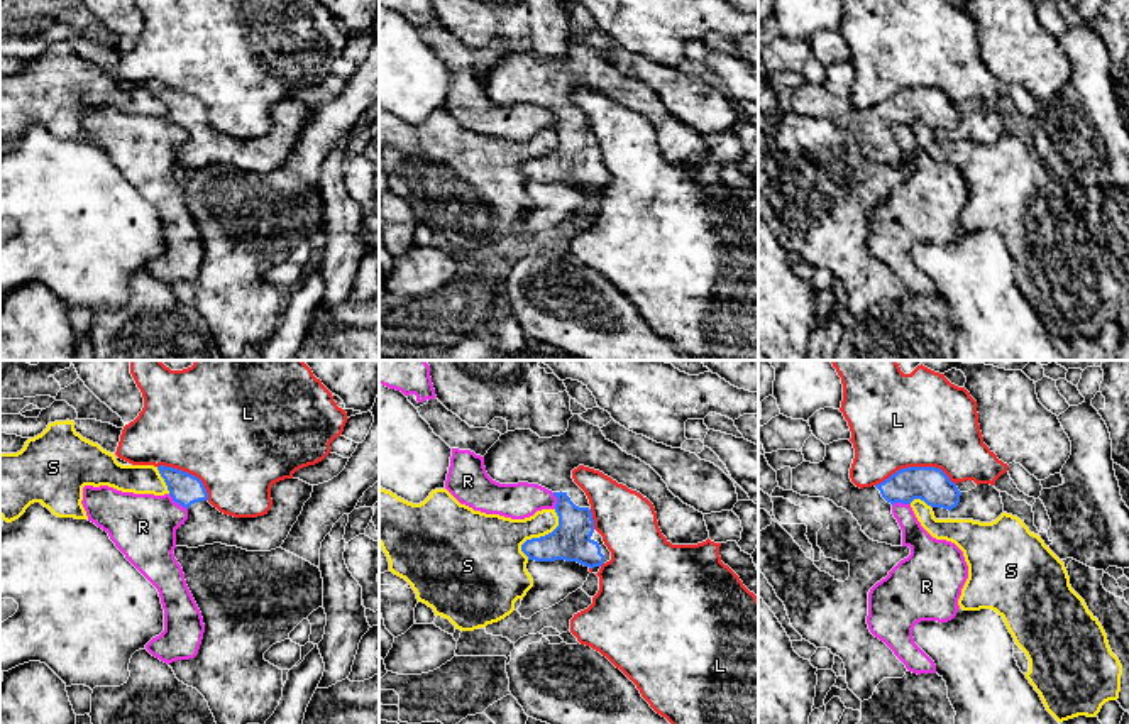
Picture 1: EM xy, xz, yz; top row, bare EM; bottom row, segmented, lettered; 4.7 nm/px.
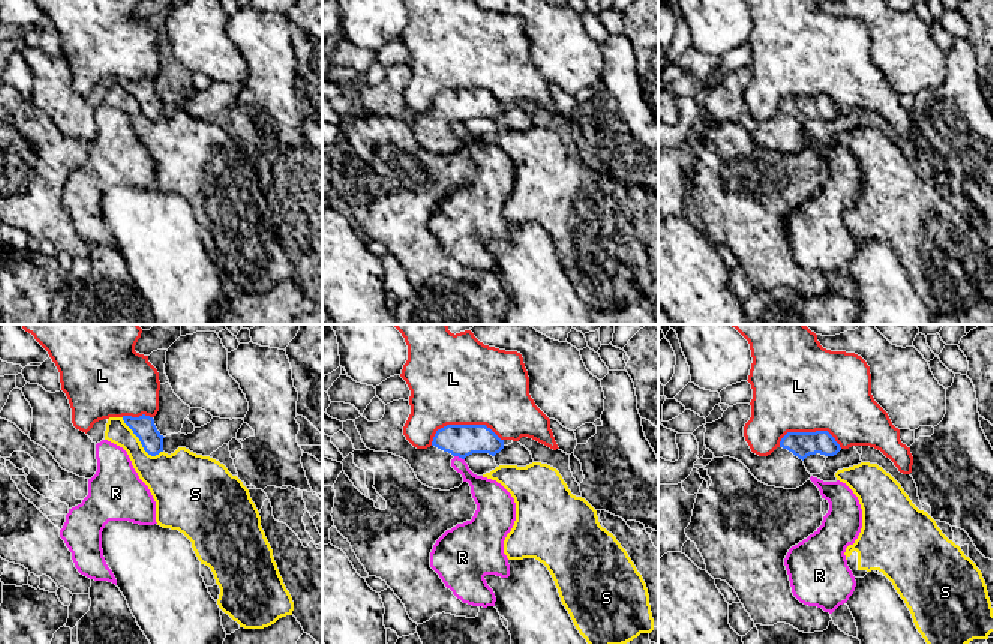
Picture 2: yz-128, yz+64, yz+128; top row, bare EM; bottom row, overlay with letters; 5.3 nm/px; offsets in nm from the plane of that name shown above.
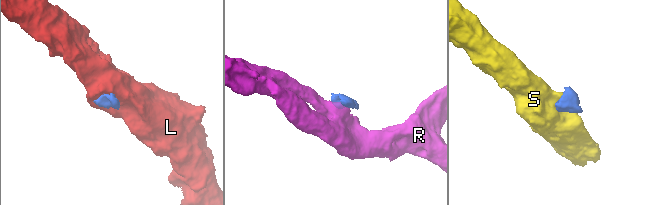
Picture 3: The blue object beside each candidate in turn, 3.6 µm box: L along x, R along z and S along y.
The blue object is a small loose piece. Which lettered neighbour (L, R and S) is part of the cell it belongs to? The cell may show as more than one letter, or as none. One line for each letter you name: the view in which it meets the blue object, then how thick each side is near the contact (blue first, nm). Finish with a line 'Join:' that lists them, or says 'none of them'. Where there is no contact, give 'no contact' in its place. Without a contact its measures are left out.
Join: none of them

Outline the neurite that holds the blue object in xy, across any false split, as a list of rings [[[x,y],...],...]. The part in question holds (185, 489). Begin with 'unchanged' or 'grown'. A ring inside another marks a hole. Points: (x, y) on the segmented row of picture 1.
grown | [[[164,465],[157,470],[173,501],[188,509],[188,519],[176,529],[176,546],[188,548],[213,543],[247,551],[281,548],[313,492],[313,485],[300,479],[284,479],[273,484],[273,506],[264,516],[234,518],[208,502],[208,492],[198,477]]]

